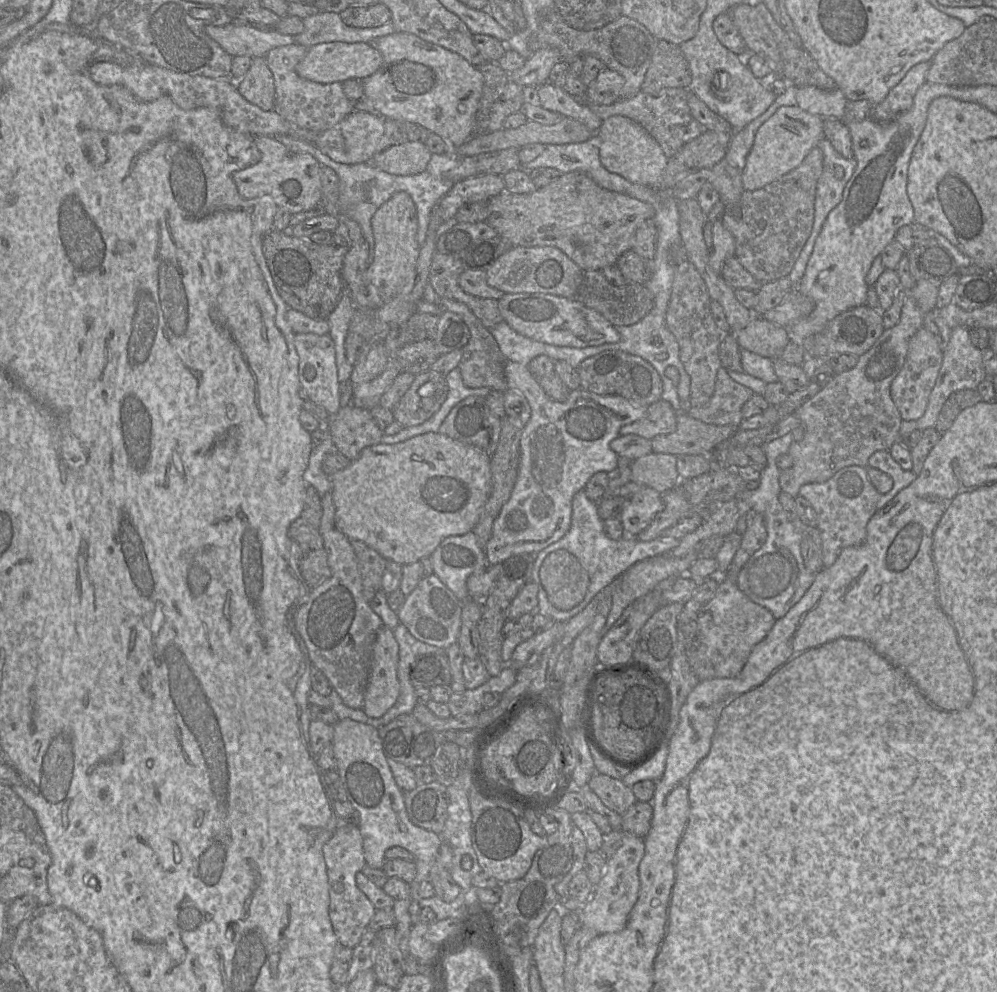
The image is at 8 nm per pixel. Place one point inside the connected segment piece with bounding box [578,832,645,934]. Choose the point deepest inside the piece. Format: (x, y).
(607, 910)

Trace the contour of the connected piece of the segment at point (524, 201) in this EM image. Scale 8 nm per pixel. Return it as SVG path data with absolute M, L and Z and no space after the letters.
M573 171L561 174L557 179L548 185L537 189L532 193L516 194L503 191L488 200L488 215L485 222L492 227L497 234L512 243L513 246L534 247L534 246L552 246L560 249L572 261L574 261L583 271L601 271L606 266L615 265L618 258L626 251L632 250L635 233L637 229L645 222L652 222L654 217L654 208L643 201L632 198L626 194L613 192L599 186L591 177L580 171Z

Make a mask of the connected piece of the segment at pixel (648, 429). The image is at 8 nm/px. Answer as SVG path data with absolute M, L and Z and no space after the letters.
M660 399L647 408L644 418L620 429L620 435L634 434L646 439L653 439L657 435L670 434L677 427L677 411L673 406Z

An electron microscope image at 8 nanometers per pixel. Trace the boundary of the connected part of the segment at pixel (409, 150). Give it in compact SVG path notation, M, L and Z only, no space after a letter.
M405 140L377 153L370 163L390 174L414 175L426 169L431 156L424 143Z

